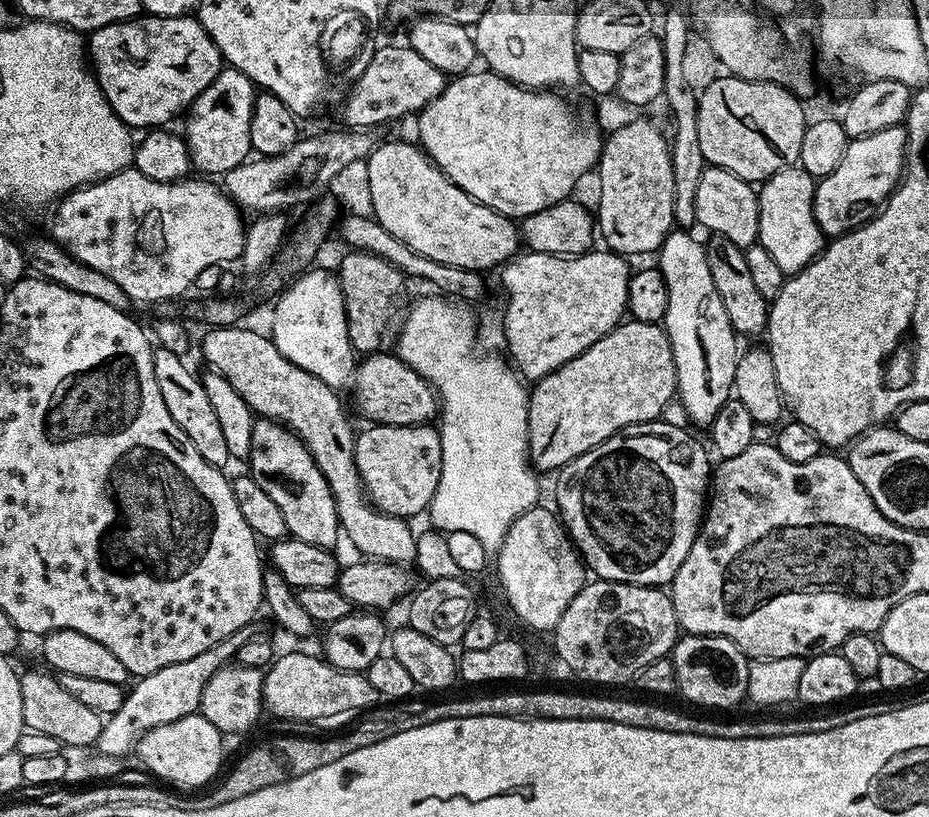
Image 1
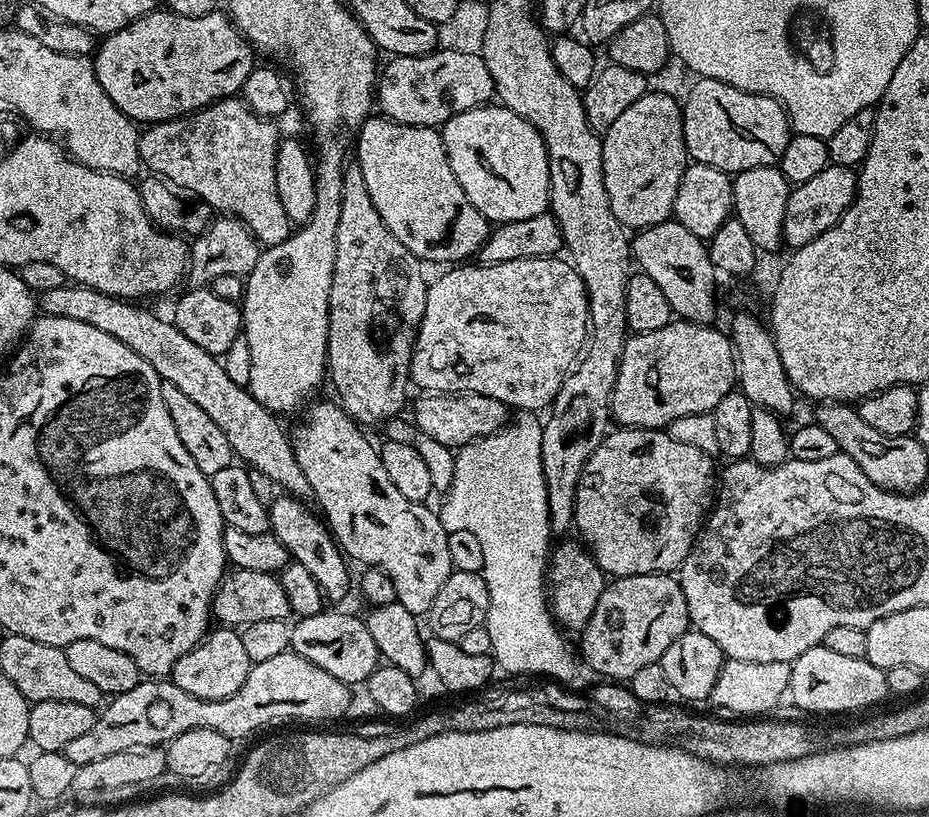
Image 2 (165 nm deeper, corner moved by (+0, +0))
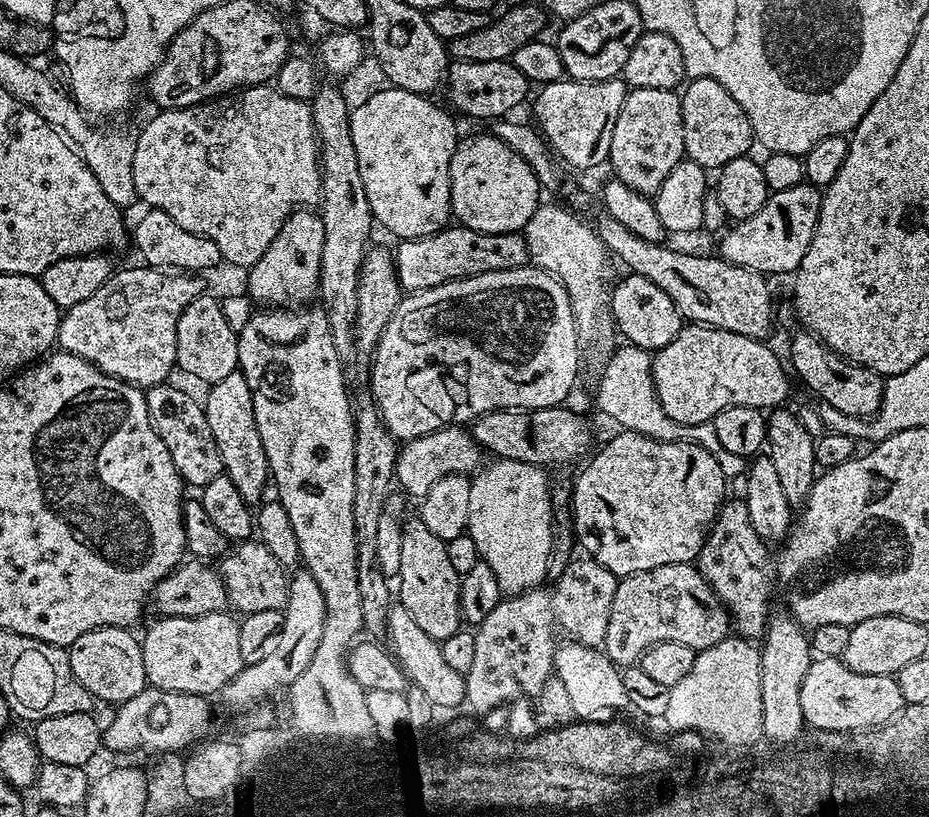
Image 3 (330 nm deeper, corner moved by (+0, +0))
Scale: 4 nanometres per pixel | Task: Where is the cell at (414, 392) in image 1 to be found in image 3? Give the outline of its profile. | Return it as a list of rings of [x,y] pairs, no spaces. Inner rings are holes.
[[[568,406],[494,410],[472,421],[470,431],[485,453],[493,452],[491,455],[501,460],[517,460],[537,466],[568,464],[579,456],[587,457],[594,448],[591,426]]]

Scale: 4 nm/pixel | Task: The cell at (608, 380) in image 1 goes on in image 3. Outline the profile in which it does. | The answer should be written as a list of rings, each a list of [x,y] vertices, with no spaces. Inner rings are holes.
[[[691,322],[685,323],[683,325],[683,327],[681,327],[679,334],[676,335],[676,337],[674,338],[674,342],[666,342],[666,346],[662,346],[652,356],[652,376],[653,376],[653,382],[656,384],[657,402],[659,402],[661,404],[662,410],[664,410],[666,412],[666,414],[668,414],[670,416],[670,418],[672,418],[674,420],[674,422],[678,422],[680,424],[687,424],[687,425],[707,424],[710,421],[712,421],[712,419],[714,419],[715,416],[718,415],[719,412],[721,412],[722,410],[726,410],[730,406],[750,406],[751,408],[758,408],[761,410],[771,410],[773,408],[781,407],[781,405],[783,405],[785,403],[785,401],[787,401],[784,399],[786,399],[788,396],[788,376],[789,376],[789,373],[786,371],[786,368],[785,368],[786,373],[784,373],[784,368],[782,365],[780,365],[780,360],[778,357],[776,357],[775,350],[772,348],[767,348],[766,345],[767,345],[767,343],[765,343],[764,340],[755,340],[754,338],[750,338],[746,334],[734,334],[730,330],[722,330],[721,328],[710,328],[706,324],[694,324]]]

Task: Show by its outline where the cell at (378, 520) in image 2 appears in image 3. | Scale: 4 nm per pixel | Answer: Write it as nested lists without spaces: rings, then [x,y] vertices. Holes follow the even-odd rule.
[[[419,518],[409,519],[404,526],[404,545],[402,546],[402,562],[404,567],[400,570],[398,583],[399,603],[406,610],[410,610],[410,615],[414,617],[414,622],[430,634],[430,638],[443,642],[450,638],[450,634],[461,631],[462,617],[460,615],[460,578],[461,576],[454,570],[454,565],[450,562],[449,555],[446,554],[446,543],[438,538],[438,534],[432,534]]]

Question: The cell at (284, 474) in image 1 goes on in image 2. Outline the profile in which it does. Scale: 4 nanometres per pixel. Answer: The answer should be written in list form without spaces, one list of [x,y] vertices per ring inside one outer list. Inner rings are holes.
[[[287,494],[277,495],[268,509],[270,531],[284,543],[289,557],[295,563],[306,566],[306,570],[314,574],[314,582],[318,582],[321,593],[326,594],[327,599],[329,596],[332,600],[340,600],[348,592],[349,561],[341,552],[340,545],[333,540],[327,523],[304,504],[307,503],[303,499]]]

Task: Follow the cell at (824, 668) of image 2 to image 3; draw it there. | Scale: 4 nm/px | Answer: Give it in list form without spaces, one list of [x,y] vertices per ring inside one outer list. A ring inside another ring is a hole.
[[[816,658],[811,661],[806,670],[806,676],[802,678],[802,714],[804,715],[805,725],[811,726],[813,729],[822,731],[848,731],[857,726],[878,726],[886,721],[886,718],[893,717],[898,710],[905,705],[902,698],[902,690],[898,686],[898,682],[891,676],[871,676],[870,674],[858,674],[854,670],[846,667],[843,659],[835,660],[834,658]]]

